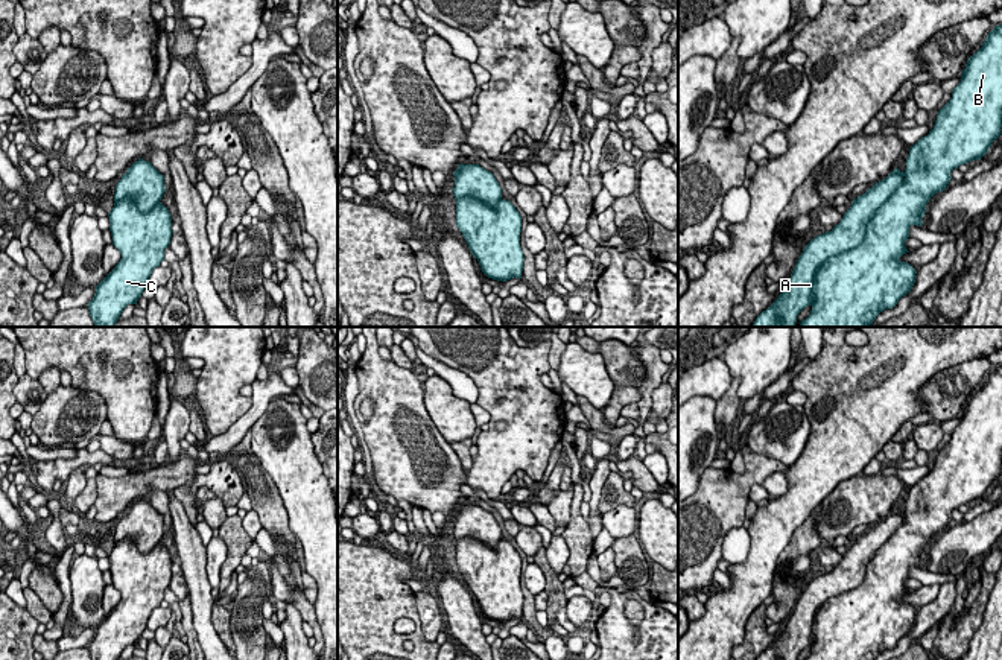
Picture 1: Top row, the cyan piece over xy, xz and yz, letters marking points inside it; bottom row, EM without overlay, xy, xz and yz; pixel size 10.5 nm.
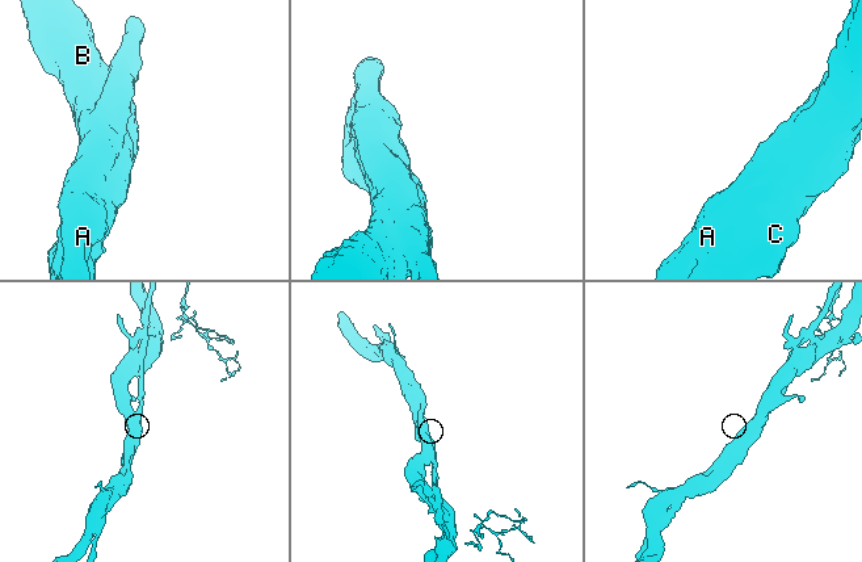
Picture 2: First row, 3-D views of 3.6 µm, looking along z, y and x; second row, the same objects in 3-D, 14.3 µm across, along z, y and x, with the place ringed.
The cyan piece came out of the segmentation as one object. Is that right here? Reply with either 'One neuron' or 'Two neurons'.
One neuron

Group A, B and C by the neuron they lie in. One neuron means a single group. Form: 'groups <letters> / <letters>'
groups A B C

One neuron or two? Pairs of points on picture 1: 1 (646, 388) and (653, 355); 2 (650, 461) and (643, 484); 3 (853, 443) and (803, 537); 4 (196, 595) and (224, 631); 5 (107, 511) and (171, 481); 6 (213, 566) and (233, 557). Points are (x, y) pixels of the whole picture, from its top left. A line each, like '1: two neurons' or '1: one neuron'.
1: one neuron
2: two neurons
3: two neurons
4: two neurons
5: one neuron
6: two neurons

